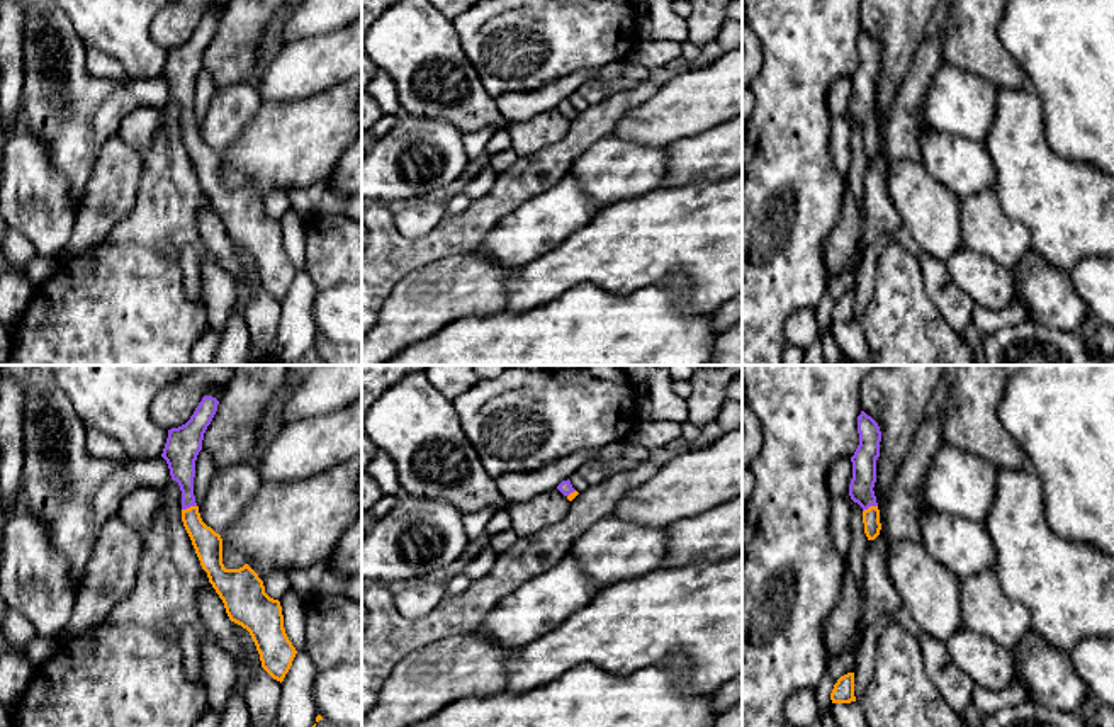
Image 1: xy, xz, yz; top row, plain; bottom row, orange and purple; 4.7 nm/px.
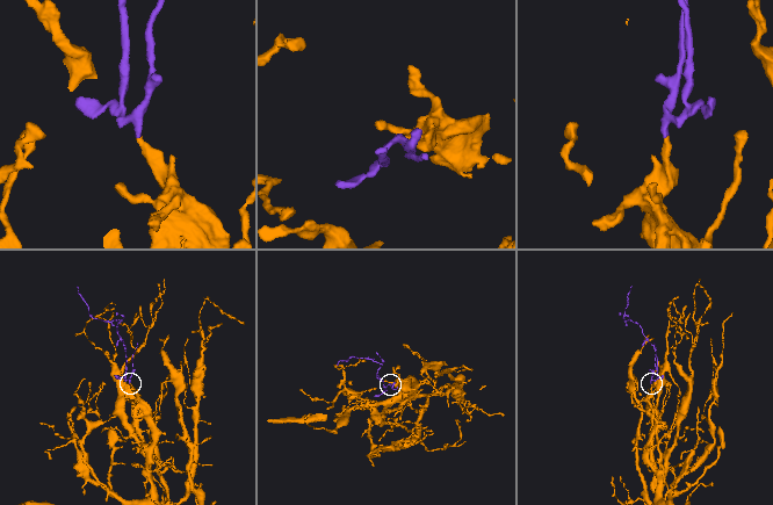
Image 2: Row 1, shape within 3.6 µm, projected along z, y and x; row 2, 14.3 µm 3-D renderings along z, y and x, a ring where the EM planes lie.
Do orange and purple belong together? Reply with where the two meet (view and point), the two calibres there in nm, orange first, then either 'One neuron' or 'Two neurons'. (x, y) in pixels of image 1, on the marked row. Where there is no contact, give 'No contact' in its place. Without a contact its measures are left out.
Touches orange at xy (191, 507). Thickness 140 nm (orange) against 150 nm. One neuron

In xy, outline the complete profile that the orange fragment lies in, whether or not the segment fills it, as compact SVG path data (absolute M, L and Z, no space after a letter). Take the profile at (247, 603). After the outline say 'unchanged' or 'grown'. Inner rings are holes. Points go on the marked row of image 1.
M204 396L185 425L168 430L161 457L180 486L182 521L209 583L222 600L229 620L250 632L262 668L282 683L297 651L285 634L280 601L265 593L263 581L248 564L239 569L224 567L222 538L202 521L194 496L195 460L217 404L216 397Z; grown

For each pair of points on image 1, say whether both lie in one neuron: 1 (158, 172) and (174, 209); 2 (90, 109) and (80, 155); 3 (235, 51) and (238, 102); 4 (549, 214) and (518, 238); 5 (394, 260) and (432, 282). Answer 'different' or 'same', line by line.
1: same
2: same
3: different
4: same
5: different

